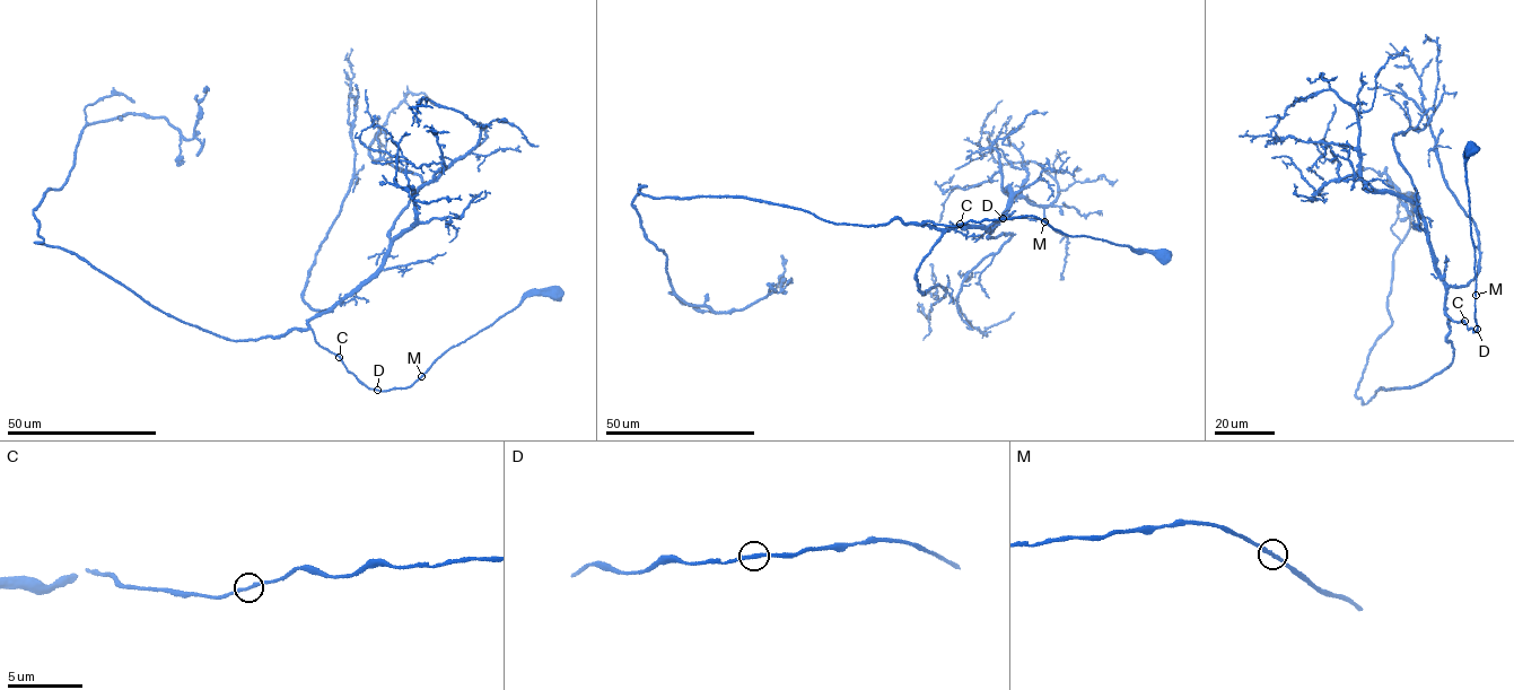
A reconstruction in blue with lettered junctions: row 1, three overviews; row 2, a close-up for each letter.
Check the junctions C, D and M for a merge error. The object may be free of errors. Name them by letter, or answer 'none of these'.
none of these

